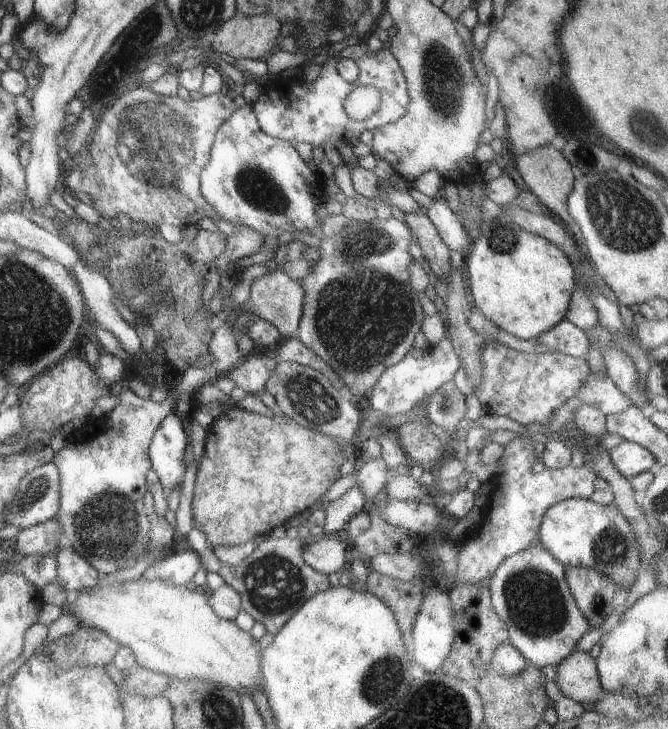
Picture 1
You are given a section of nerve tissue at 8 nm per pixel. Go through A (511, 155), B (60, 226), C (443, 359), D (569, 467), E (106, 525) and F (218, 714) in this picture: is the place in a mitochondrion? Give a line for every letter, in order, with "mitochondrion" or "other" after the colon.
A: other
B: other
C: other
D: other
E: mitochondrion
F: mitochondrion

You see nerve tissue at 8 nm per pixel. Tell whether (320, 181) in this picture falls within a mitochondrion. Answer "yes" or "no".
no

